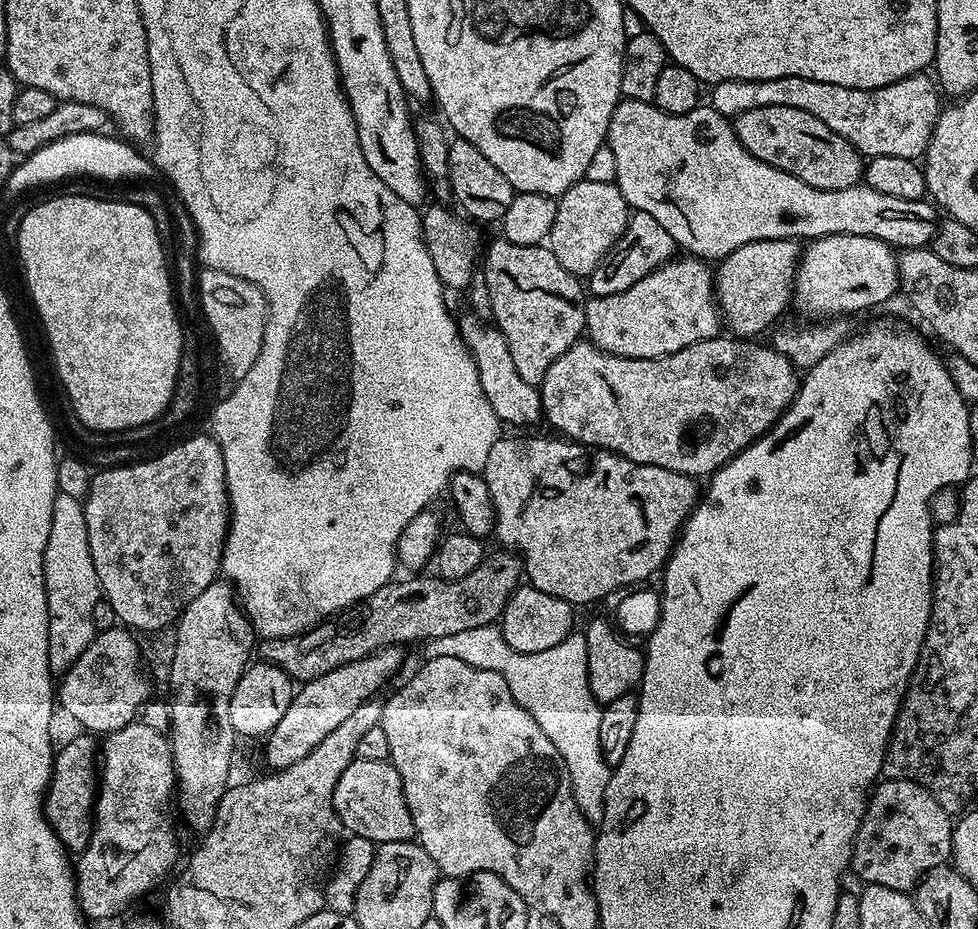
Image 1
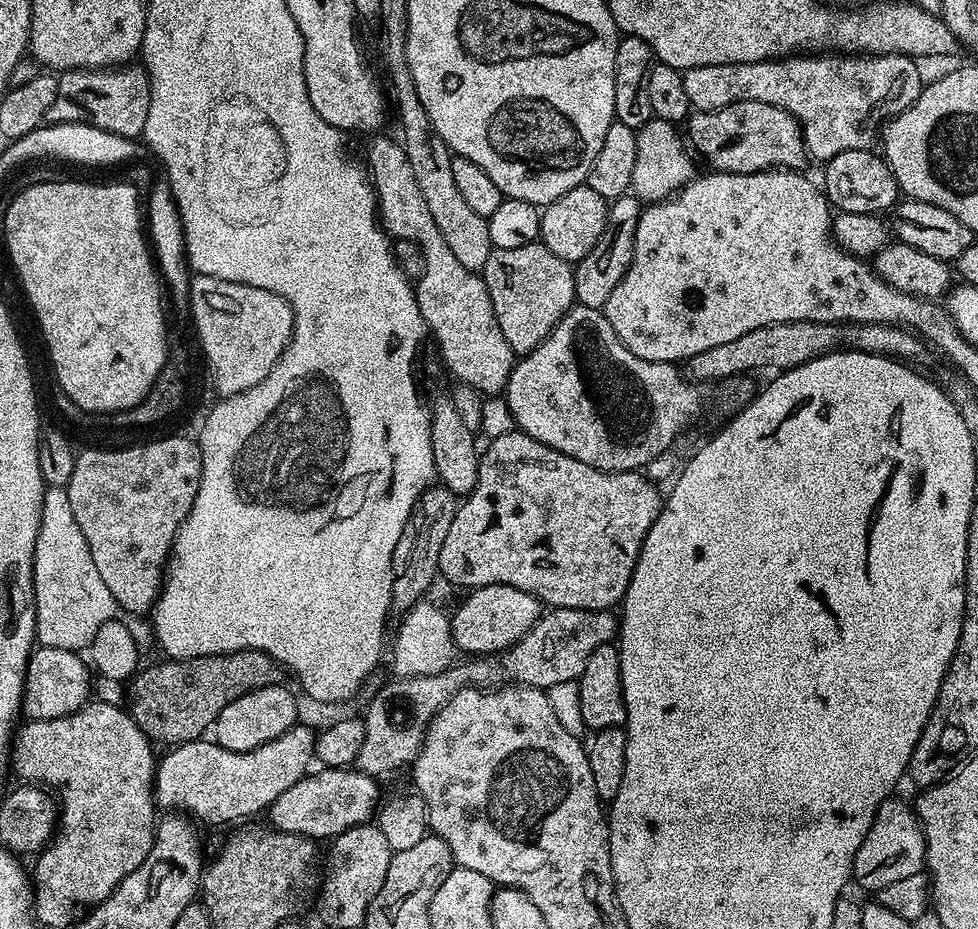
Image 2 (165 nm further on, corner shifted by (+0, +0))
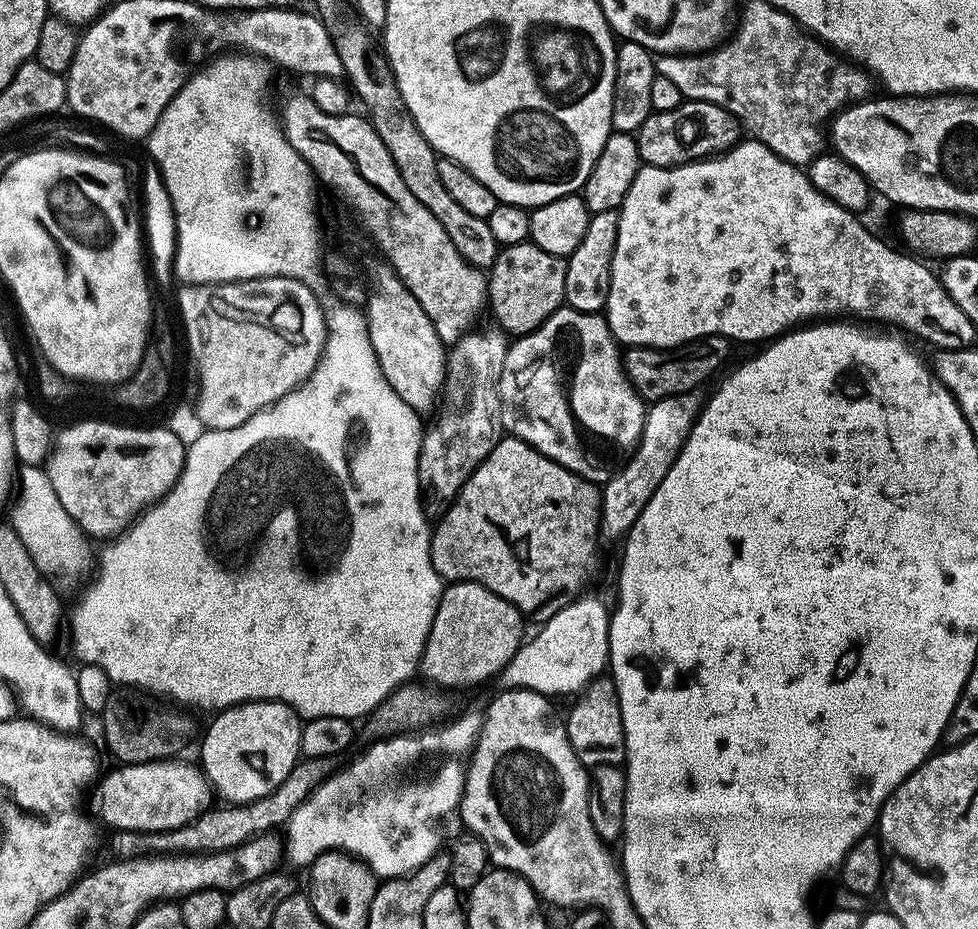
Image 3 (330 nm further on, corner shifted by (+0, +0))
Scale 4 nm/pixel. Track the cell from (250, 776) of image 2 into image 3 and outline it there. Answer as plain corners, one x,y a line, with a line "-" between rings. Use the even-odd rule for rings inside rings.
169,758
105,771
98,784
101,816
120,832
169,832
184,828
214,804
212,785
203,771
192,764
187,764
184,758

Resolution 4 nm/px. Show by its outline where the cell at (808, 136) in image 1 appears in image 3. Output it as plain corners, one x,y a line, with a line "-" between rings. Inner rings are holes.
685,100
669,112
651,112
634,135
645,165
675,168
677,164
690,164
693,160
706,160
729,152
742,139
742,125
722,106

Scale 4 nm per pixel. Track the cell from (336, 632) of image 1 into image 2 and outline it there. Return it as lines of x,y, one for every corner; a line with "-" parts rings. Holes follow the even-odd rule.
247,648
241,652
227,652
221,656
199,656
189,660
174,660
171,658
163,661
165,664
152,664
149,668
141,667
126,688
126,711
134,718
136,725
146,734
149,740
157,745
175,746
188,744
191,740
199,740
204,732
215,725
218,714
234,702
234,698
242,698
242,694
250,694
259,688
274,686
281,683
286,676
285,669
270,654
262,650

